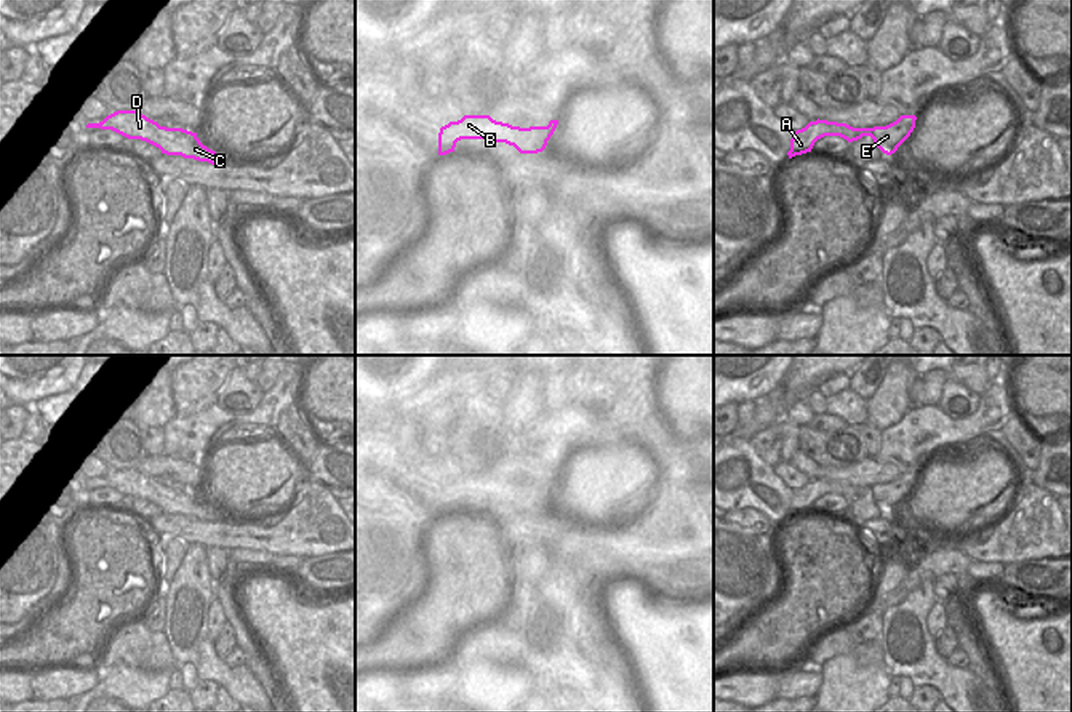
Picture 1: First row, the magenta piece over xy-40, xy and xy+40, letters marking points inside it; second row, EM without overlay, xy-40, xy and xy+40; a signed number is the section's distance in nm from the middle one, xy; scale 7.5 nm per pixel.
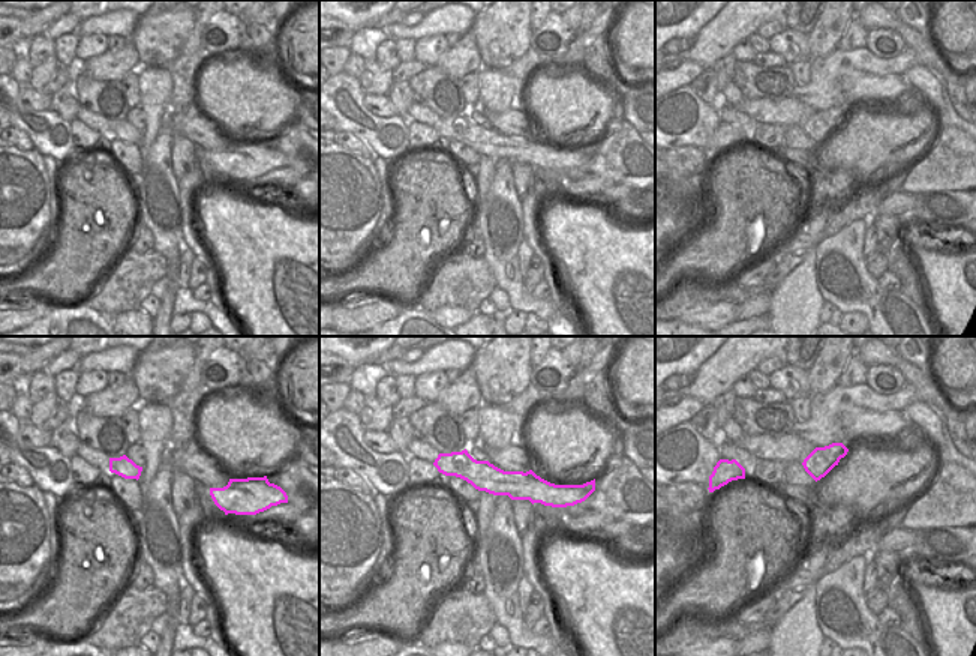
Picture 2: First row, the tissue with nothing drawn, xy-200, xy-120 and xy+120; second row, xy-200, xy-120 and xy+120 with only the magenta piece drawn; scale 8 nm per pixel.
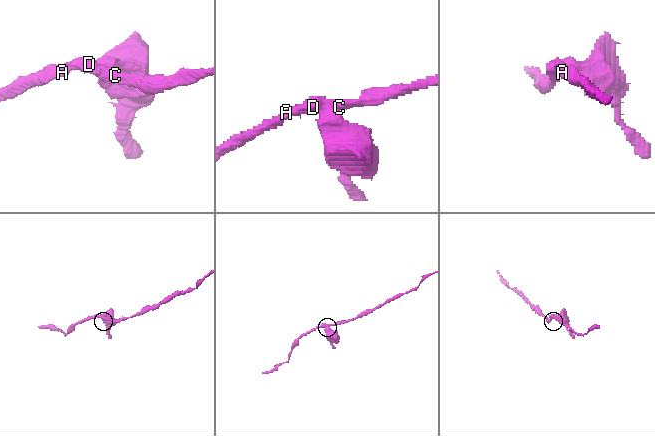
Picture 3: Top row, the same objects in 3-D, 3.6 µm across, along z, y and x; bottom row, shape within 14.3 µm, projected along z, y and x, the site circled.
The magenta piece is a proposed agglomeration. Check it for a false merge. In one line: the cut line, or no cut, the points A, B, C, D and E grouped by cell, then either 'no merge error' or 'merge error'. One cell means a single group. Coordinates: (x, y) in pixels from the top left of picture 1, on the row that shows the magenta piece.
cut xy (548, 127), (541, 135), (546, 143); groups A B C D / E; merge error

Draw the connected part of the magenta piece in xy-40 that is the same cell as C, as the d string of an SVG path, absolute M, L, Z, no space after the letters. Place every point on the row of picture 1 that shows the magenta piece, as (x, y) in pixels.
M117 110L99 123L88 123L86 128L112 130L128 139L146 141L166 155L181 155L211 165L216 165L221 160L214 150L200 142L197 133L182 128L160 126L139 110Z

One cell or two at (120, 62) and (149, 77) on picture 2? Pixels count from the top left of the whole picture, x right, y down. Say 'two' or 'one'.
two

